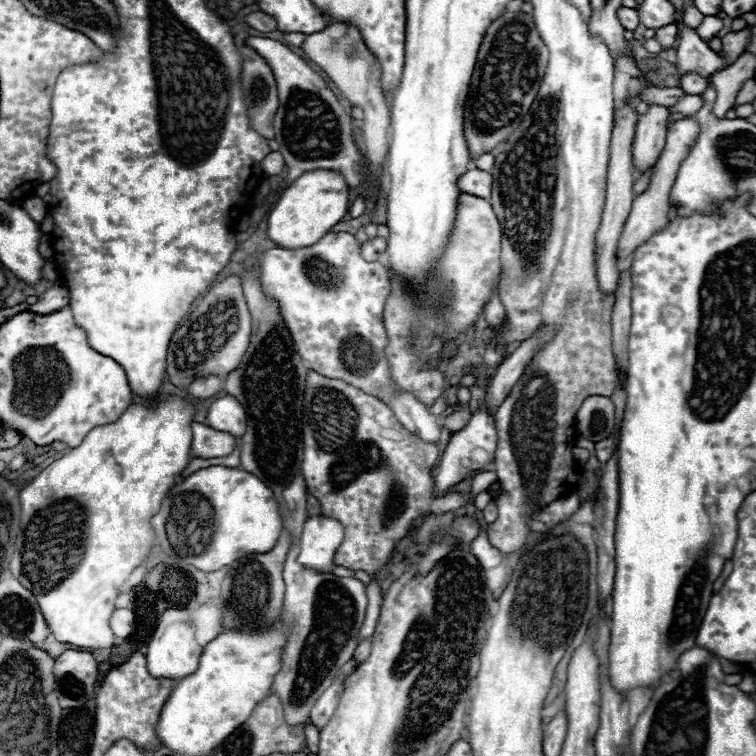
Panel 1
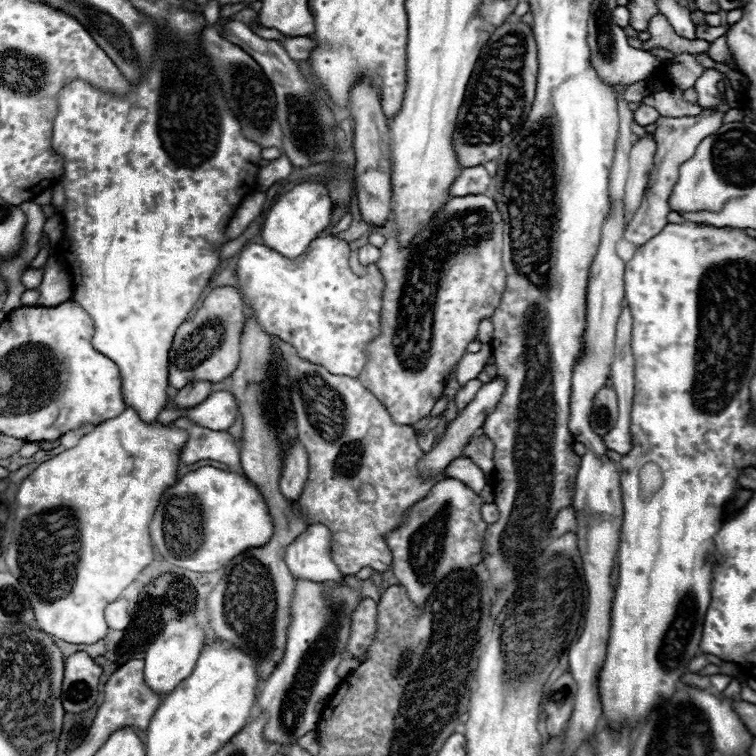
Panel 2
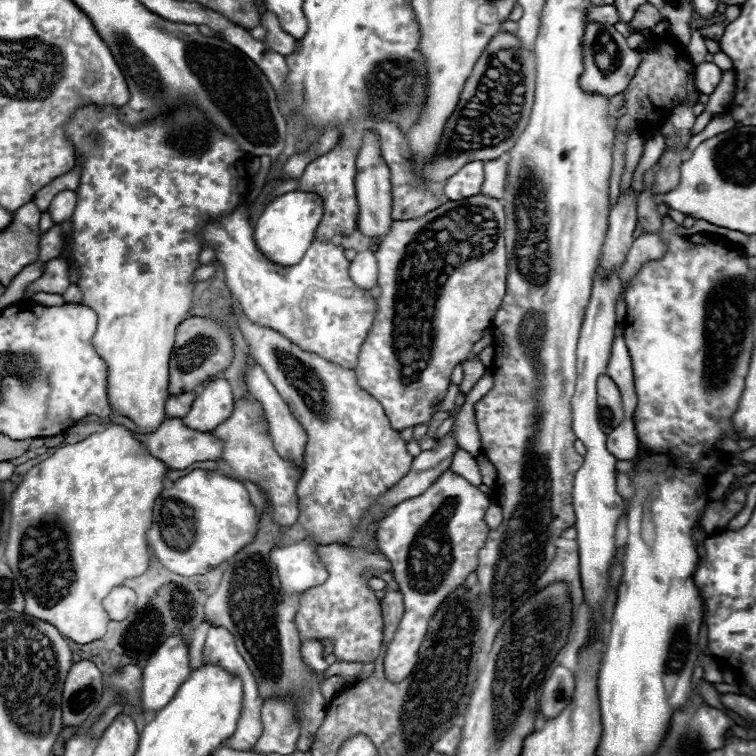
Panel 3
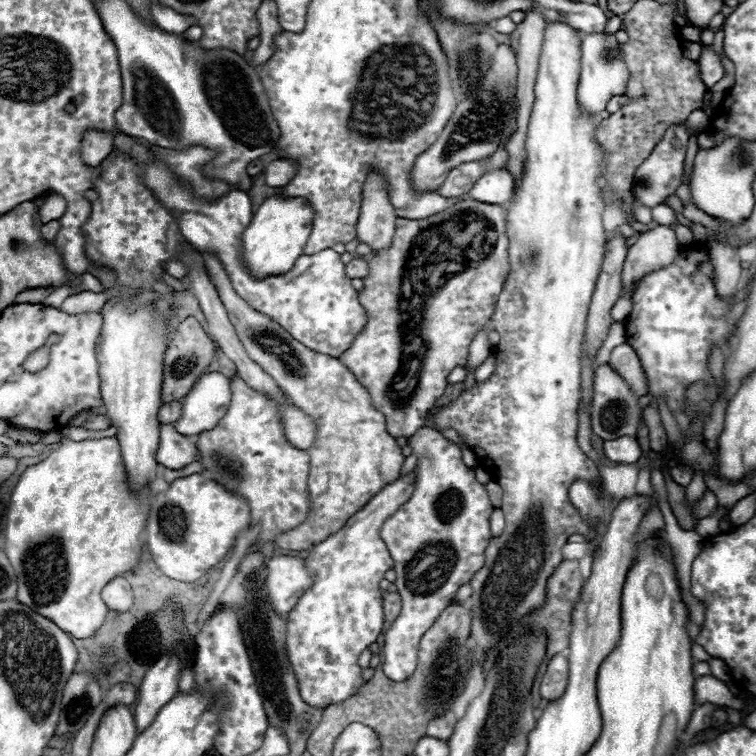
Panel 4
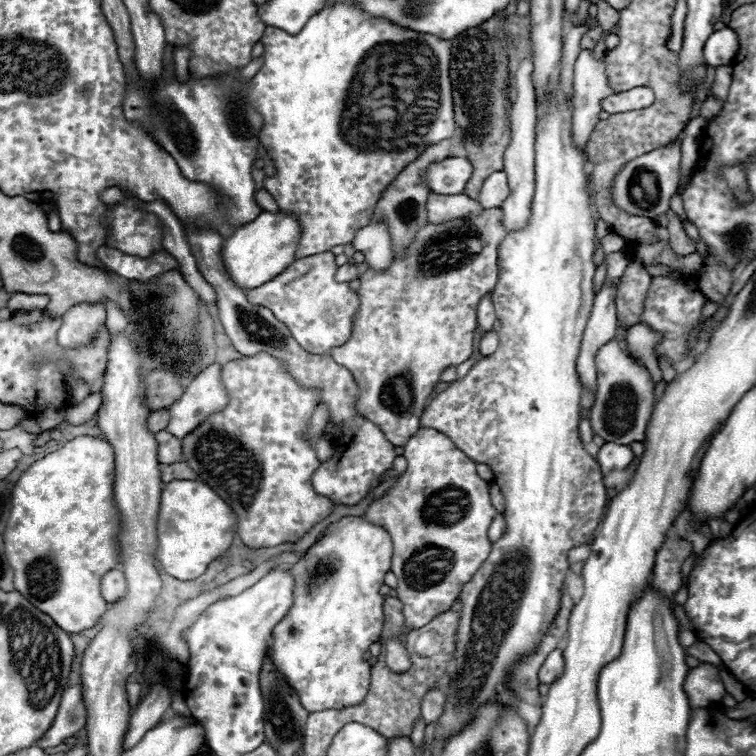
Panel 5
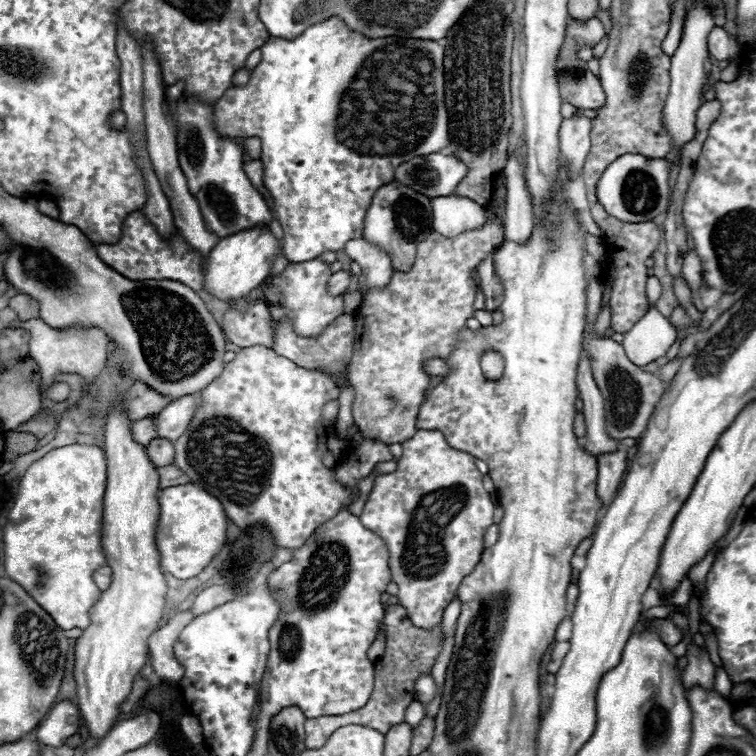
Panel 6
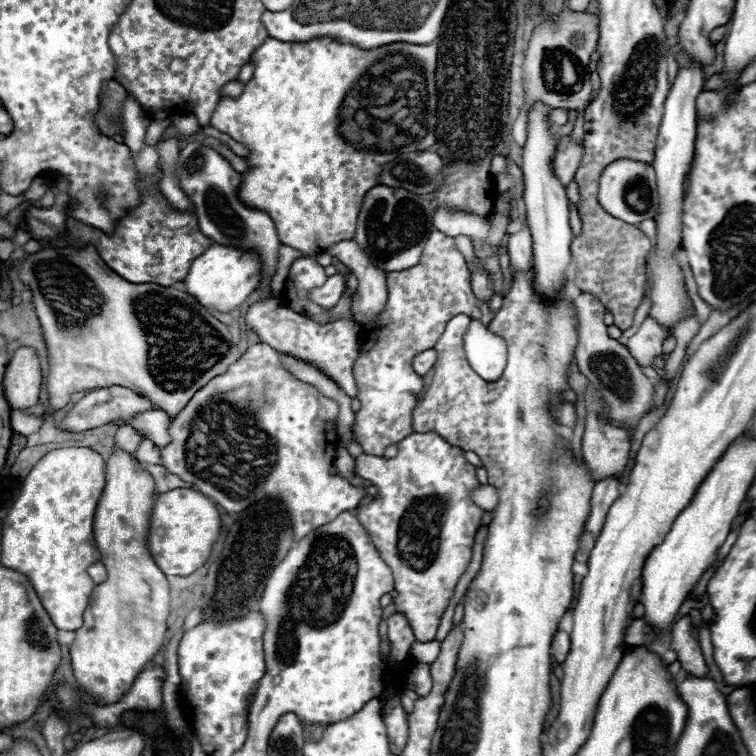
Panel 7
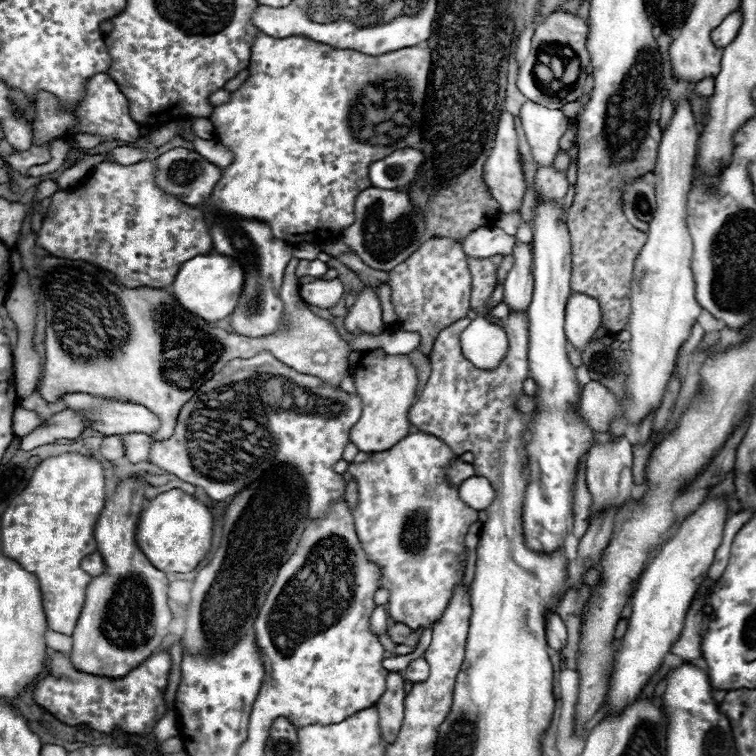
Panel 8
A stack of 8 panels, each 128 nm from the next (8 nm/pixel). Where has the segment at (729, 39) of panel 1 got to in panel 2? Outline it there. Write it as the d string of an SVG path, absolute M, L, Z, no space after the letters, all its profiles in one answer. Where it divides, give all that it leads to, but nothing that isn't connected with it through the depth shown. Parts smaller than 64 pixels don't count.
M720 36L718 40L710 42L710 48L708 48L708 56L716 62L726 62L726 64L734 64L732 56L730 56L730 50L726 46L726 36Z

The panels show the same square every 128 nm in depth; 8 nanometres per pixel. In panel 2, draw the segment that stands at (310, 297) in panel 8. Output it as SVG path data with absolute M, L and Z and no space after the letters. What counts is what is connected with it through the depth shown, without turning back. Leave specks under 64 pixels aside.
M366 244L366 246L362 246L362 248L358 250L358 260L360 260L362 266L374 264L378 258L380 258L380 250L378 250L376 246L372 246L372 244Z

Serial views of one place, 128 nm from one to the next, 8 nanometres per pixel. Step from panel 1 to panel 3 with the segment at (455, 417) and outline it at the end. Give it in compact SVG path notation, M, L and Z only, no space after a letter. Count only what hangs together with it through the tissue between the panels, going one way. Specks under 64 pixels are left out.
M472 356L464 362L464 382L460 384L460 390L464 394L468 394L472 390L472 386L482 378L482 374L486 372L486 366L482 364L482 360L478 356Z

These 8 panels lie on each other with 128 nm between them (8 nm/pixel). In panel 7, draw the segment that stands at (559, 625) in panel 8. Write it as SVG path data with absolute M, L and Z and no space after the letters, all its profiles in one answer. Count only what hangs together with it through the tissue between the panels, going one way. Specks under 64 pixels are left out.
M558 630L552 640L552 656L556 662L564 662L568 652L570 652L570 634L566 634L564 630Z

